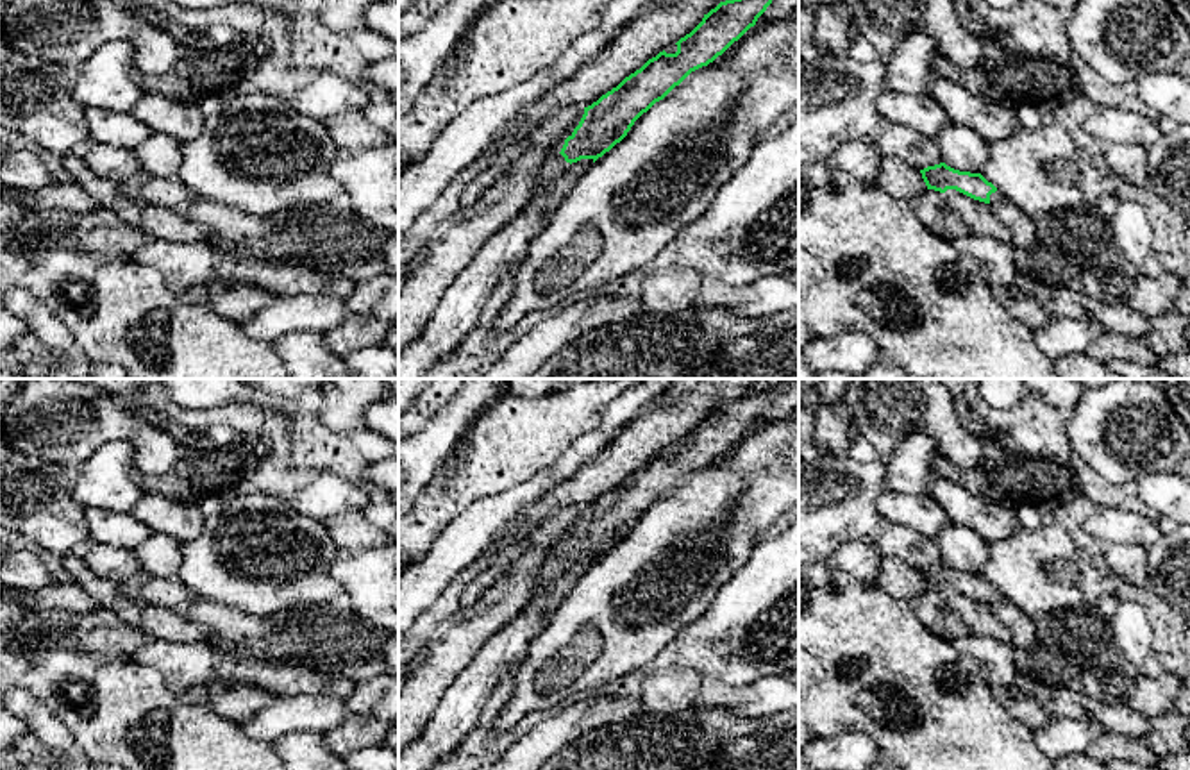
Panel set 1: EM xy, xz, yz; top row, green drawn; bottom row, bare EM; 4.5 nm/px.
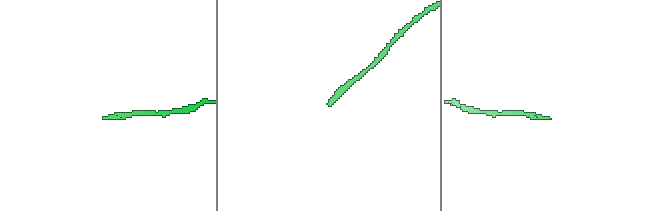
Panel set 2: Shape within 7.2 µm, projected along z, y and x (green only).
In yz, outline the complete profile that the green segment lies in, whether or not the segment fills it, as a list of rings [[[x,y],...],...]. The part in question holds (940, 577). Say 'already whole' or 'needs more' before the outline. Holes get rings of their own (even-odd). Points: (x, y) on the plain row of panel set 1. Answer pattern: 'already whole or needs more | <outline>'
needs more | [[[945,563],[927,566],[920,570],[920,573],[927,590],[934,590],[940,593],[945,593],[947,590],[956,590],[974,600],[990,606],[1004,600],[997,588],[988,582],[981,573],[960,572],[947,566]]]

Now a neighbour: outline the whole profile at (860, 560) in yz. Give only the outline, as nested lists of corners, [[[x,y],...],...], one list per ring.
[[[849,541],[843,543],[833,556],[831,561],[863,582],[874,582],[879,566],[883,563],[883,556],[870,545],[870,541]]]

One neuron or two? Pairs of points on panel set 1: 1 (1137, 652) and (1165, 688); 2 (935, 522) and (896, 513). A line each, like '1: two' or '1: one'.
1: two
2: one

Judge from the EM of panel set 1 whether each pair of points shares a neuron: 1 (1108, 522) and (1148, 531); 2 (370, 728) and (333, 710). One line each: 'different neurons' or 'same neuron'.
1: same neuron
2: different neurons

